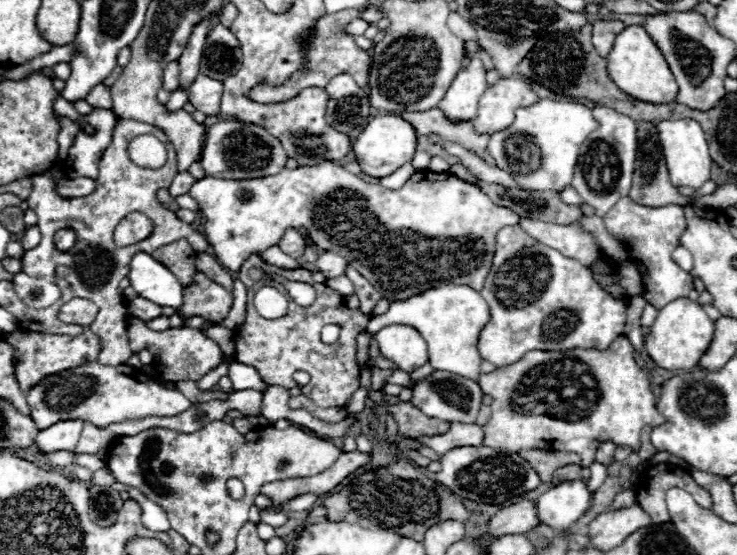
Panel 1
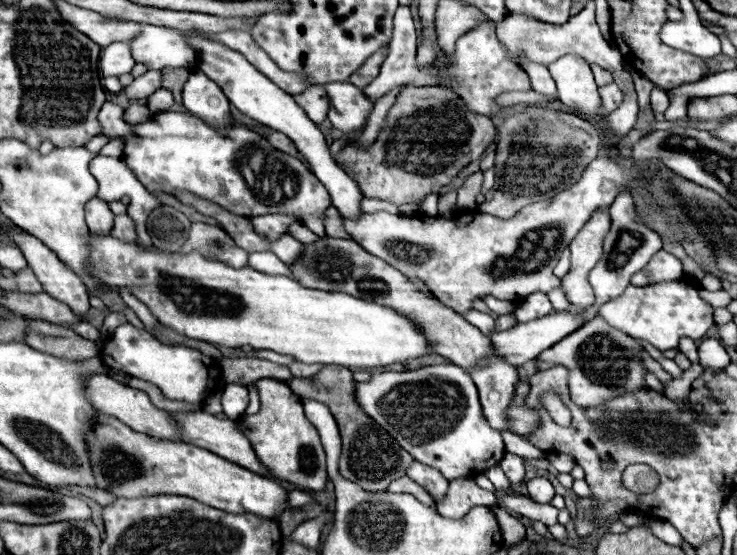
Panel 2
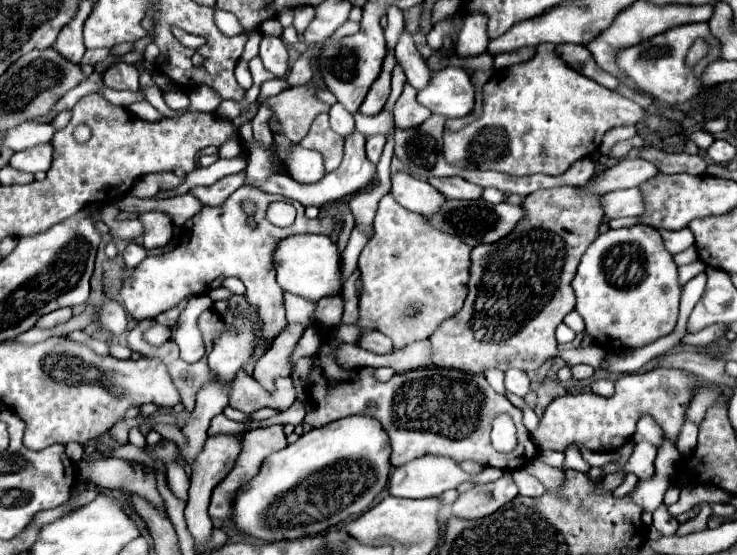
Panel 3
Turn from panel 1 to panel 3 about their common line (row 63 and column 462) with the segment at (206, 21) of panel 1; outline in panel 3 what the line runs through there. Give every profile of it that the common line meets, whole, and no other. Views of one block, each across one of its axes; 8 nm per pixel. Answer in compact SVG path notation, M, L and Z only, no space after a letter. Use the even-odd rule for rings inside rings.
M460 176L430 178L428 182L436 190L440 190L440 194L444 194L444 198L448 198L448 200L480 200L482 198L482 190L484 190L484 188L464 180Z

